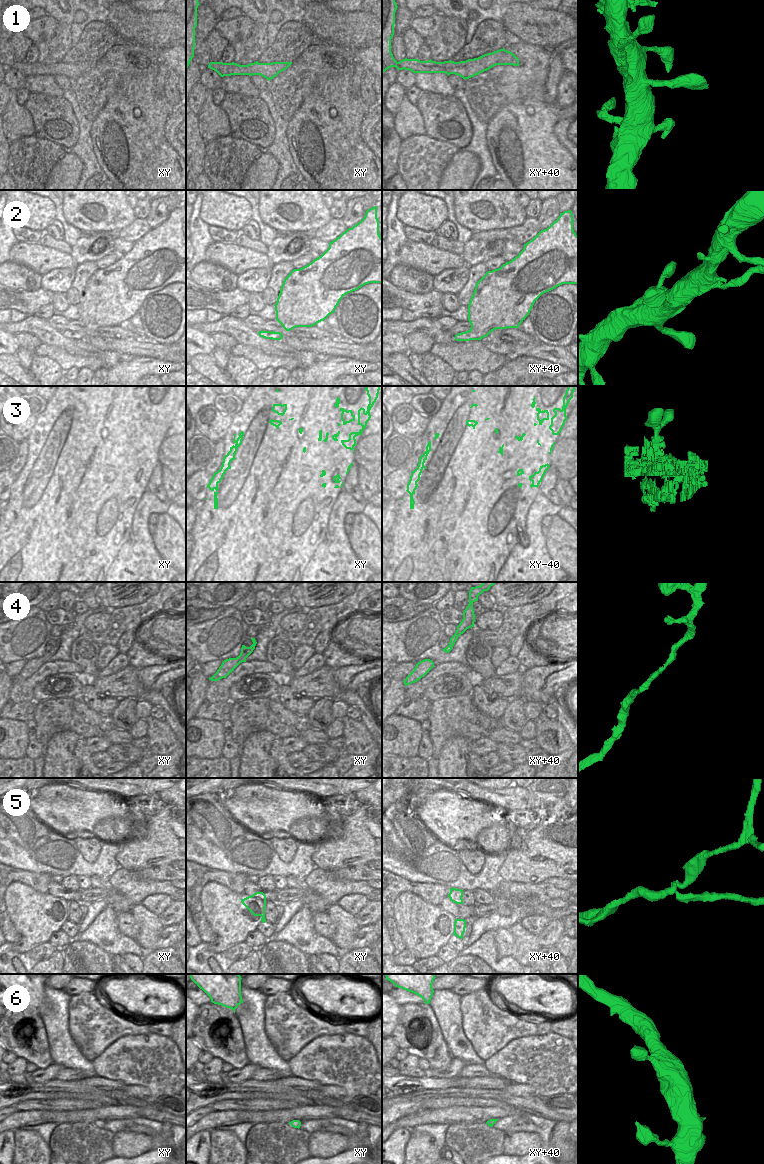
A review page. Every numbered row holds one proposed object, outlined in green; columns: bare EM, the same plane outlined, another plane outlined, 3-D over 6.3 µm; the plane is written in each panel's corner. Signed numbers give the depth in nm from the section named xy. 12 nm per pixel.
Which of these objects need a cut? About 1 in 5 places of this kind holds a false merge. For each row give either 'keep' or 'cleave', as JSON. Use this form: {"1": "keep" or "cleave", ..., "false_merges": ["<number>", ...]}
{"1": "keep", "2": "keep", "3": "keep", "4": "keep", "5": "cleave", "6": "keep", "false_merges": ["5"]}

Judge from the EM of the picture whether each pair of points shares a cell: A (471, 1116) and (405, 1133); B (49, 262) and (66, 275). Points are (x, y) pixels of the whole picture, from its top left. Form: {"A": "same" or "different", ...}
{"A": "different", "B": "different"}

